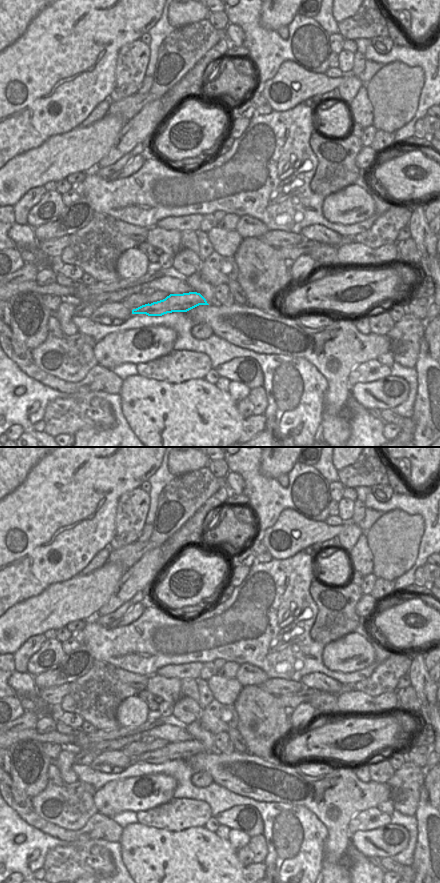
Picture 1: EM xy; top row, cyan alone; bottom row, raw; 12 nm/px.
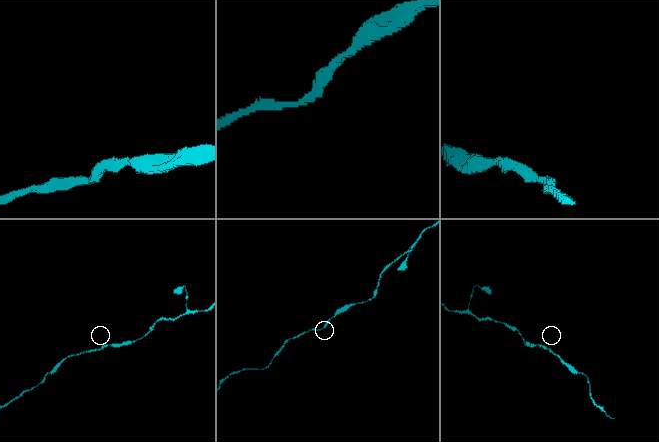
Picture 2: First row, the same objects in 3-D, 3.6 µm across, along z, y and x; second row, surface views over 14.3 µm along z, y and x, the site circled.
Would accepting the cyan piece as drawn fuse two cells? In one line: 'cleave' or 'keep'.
keep

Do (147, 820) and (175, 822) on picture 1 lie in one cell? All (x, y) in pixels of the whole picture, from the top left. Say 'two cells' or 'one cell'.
one cell

